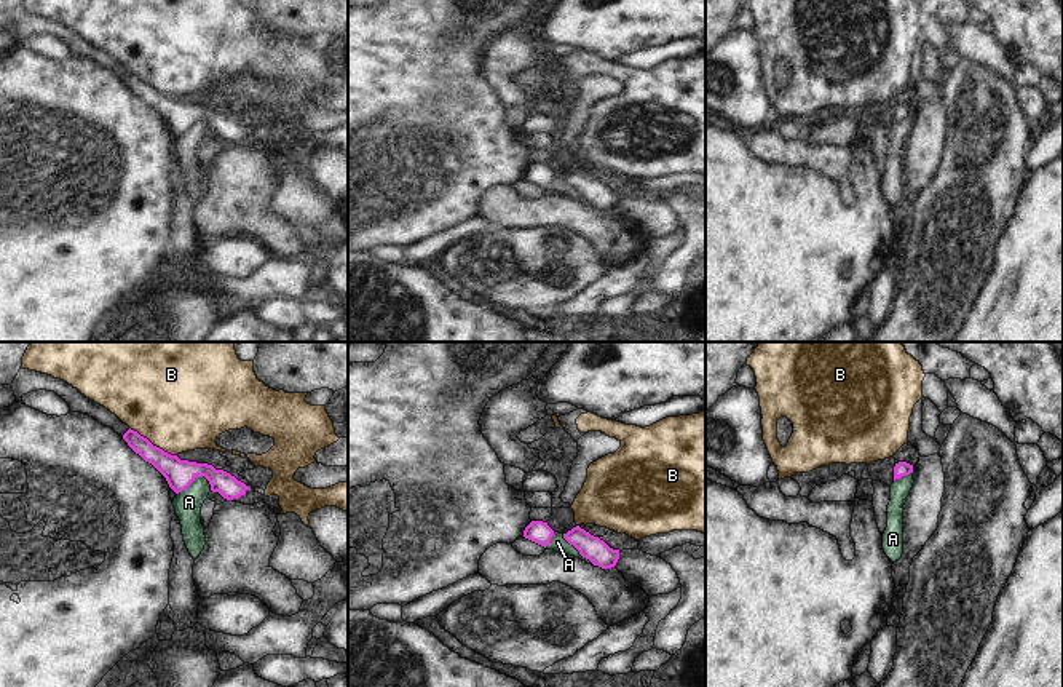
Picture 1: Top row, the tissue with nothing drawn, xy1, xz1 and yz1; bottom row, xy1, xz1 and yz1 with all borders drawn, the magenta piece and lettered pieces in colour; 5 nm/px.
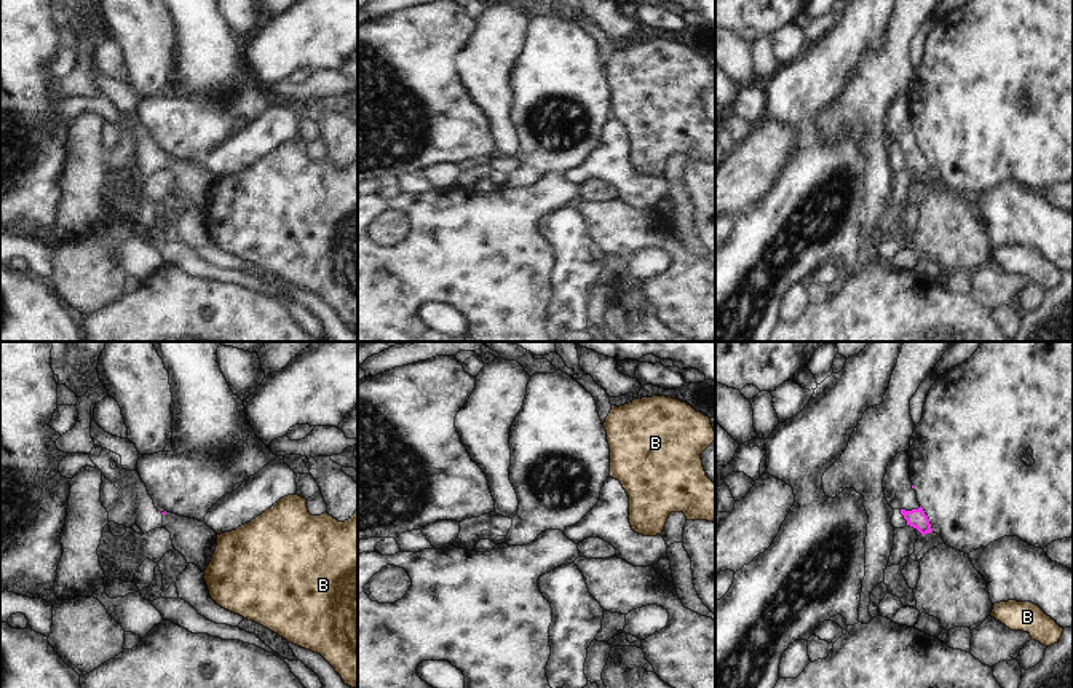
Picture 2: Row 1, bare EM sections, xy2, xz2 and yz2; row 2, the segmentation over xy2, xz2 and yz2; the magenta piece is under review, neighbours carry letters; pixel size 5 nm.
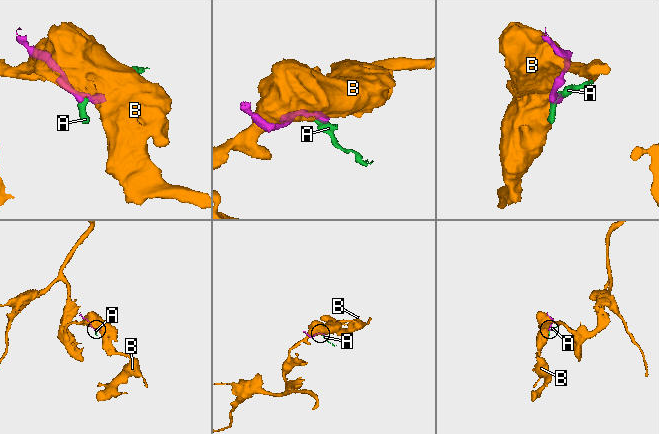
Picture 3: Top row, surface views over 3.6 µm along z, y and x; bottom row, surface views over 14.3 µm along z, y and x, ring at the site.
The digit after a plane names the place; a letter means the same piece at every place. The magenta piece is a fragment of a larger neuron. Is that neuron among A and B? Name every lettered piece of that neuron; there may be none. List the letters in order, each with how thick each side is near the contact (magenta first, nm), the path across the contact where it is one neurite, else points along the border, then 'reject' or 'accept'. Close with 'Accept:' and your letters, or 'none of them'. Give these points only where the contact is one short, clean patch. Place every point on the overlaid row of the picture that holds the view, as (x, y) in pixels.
A: 140/140 nm | along xy1 (211, 484), (203, 476), (197, 476), (177, 494) | reject
B: 140/480 nm | reject
Accept: none of them

